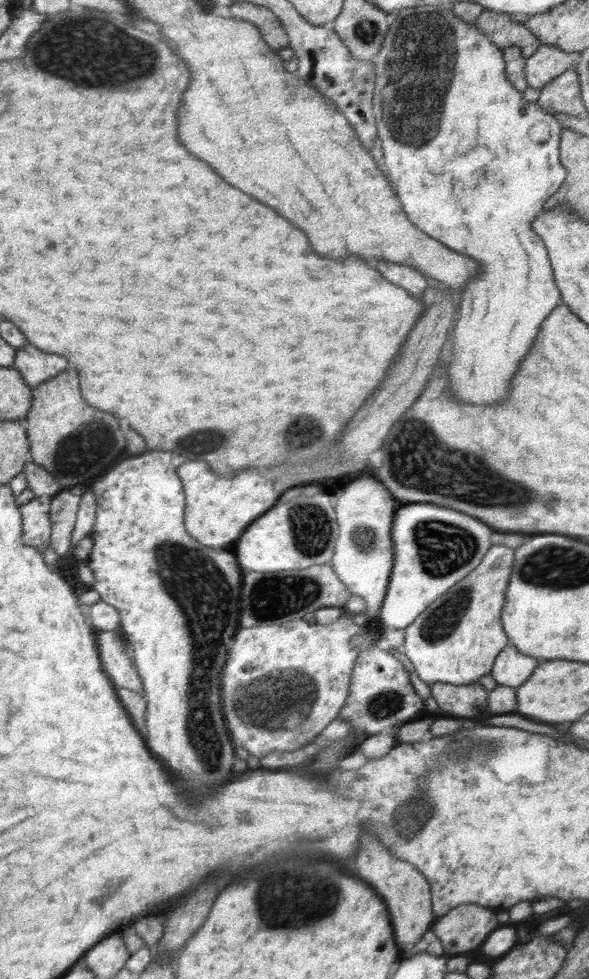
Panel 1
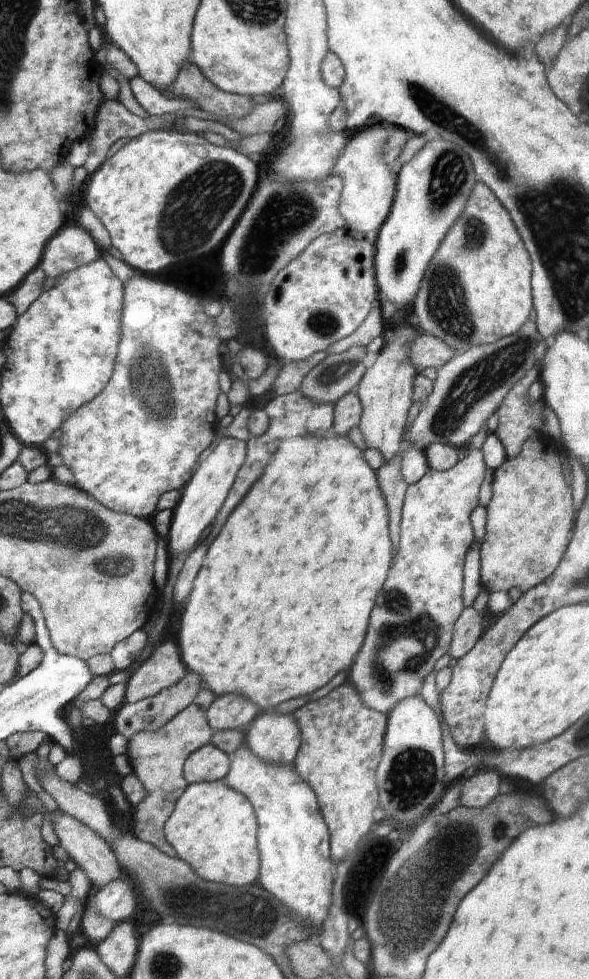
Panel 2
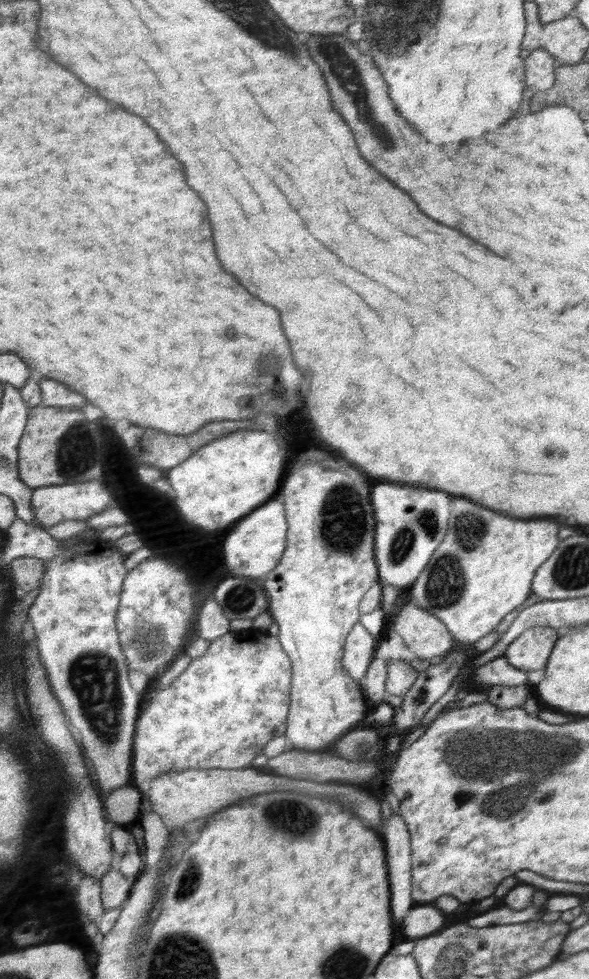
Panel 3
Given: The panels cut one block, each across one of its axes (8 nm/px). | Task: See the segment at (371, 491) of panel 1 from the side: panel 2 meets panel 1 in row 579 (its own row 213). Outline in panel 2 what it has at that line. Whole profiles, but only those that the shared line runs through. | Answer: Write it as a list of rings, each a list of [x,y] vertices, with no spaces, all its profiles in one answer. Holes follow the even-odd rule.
[[[375,122],[371,126],[356,134],[345,144],[340,156],[336,158],[336,164],[332,168],[332,174],[342,178],[343,188],[340,190],[340,213],[346,220],[346,226],[350,230],[362,233],[379,232],[390,214],[392,202],[396,192],[396,172],[392,172],[392,166],[384,160],[384,146],[388,142],[388,130]]]

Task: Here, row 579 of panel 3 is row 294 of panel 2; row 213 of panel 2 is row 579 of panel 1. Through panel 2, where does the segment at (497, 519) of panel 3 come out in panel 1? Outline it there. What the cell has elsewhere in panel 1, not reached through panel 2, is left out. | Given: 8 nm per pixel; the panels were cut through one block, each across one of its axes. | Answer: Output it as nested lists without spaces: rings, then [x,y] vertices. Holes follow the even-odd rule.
[[[492,546],[470,576],[438,596],[404,630],[404,652],[422,682],[428,685],[474,684],[492,670],[496,656],[510,644],[502,629],[501,612],[506,602],[506,587],[513,561],[514,549]]]

